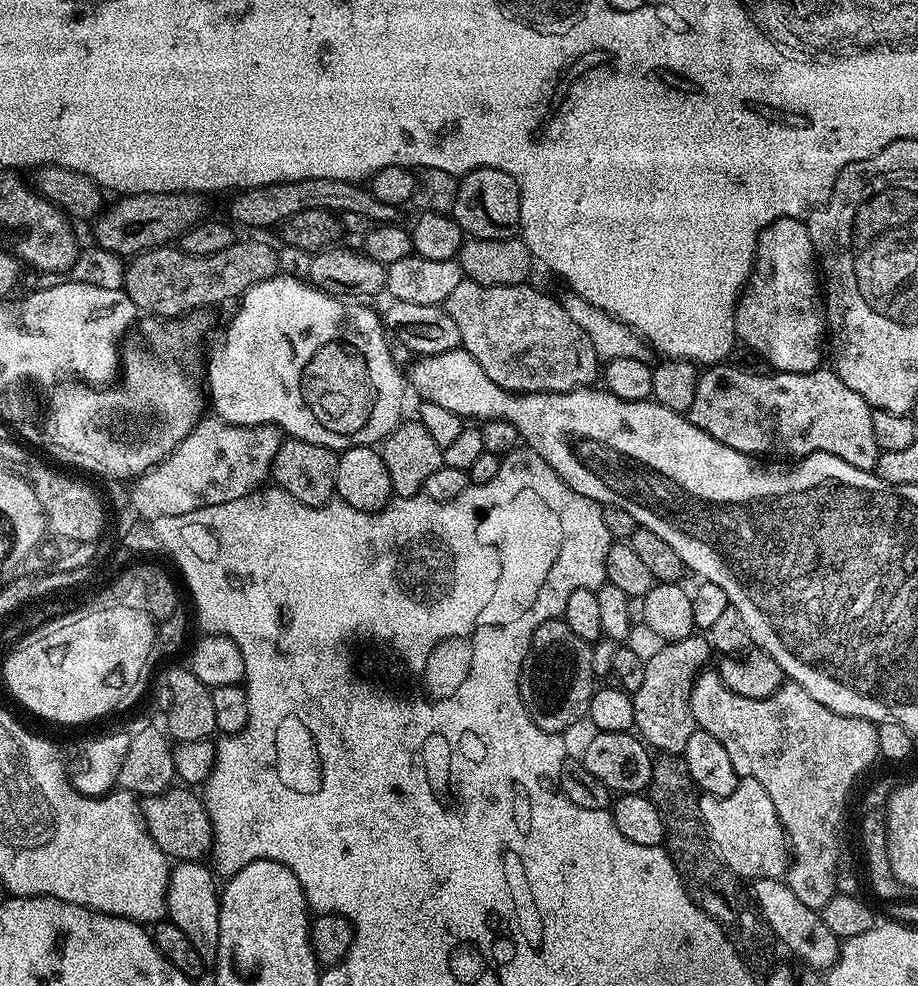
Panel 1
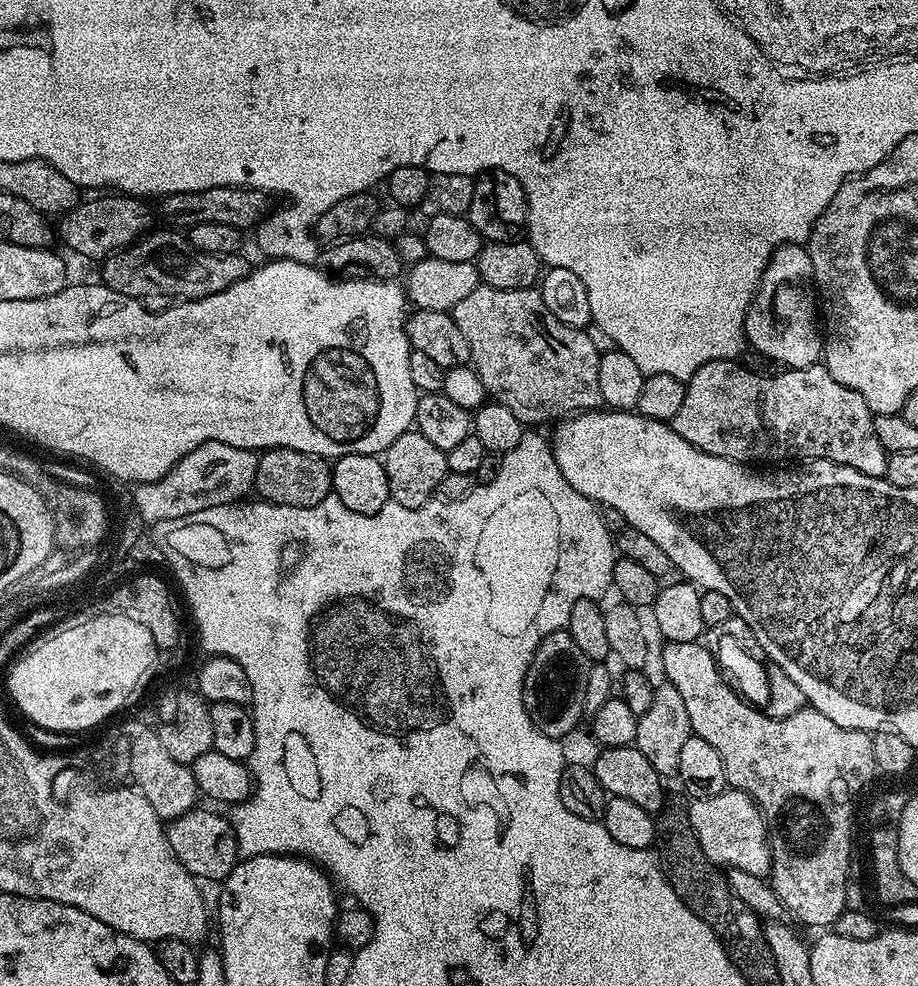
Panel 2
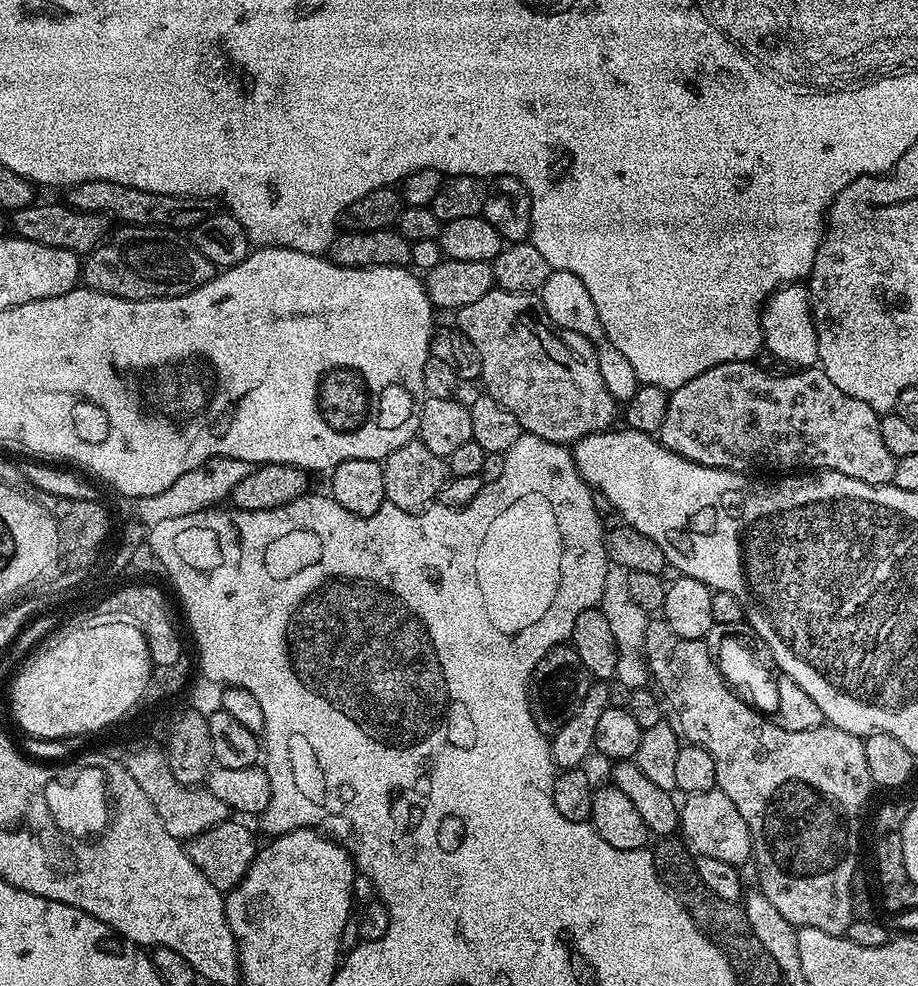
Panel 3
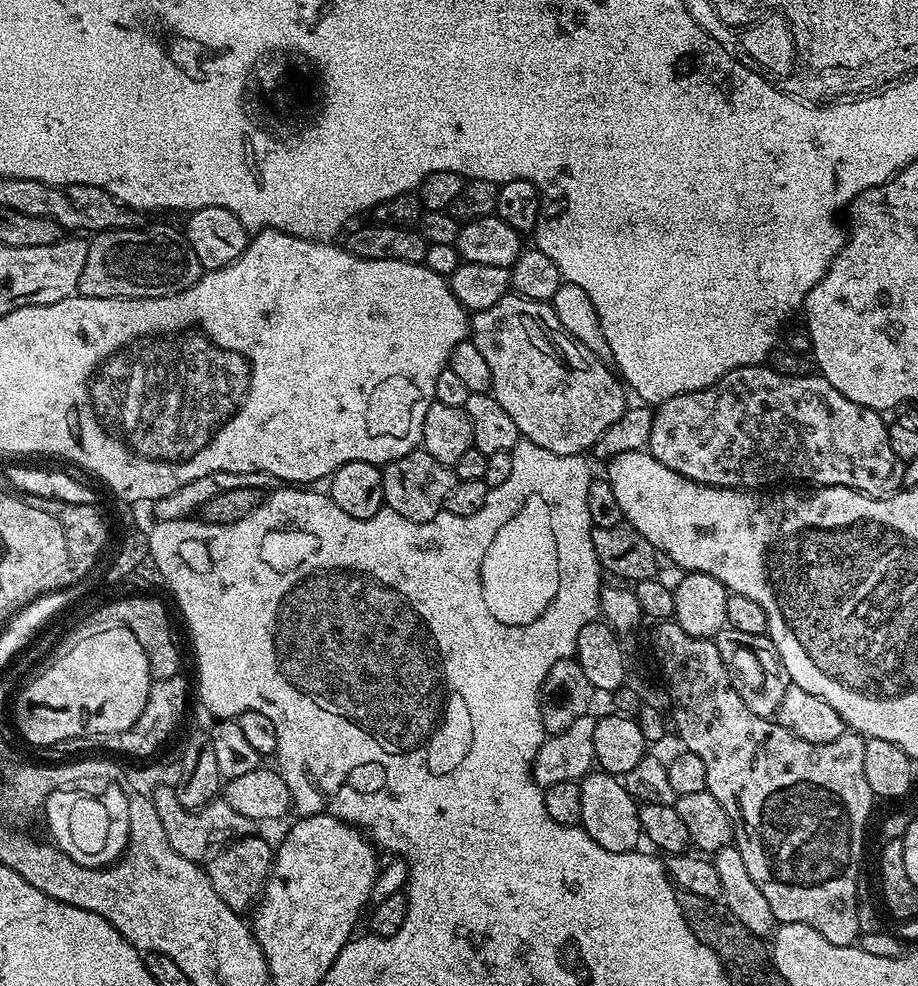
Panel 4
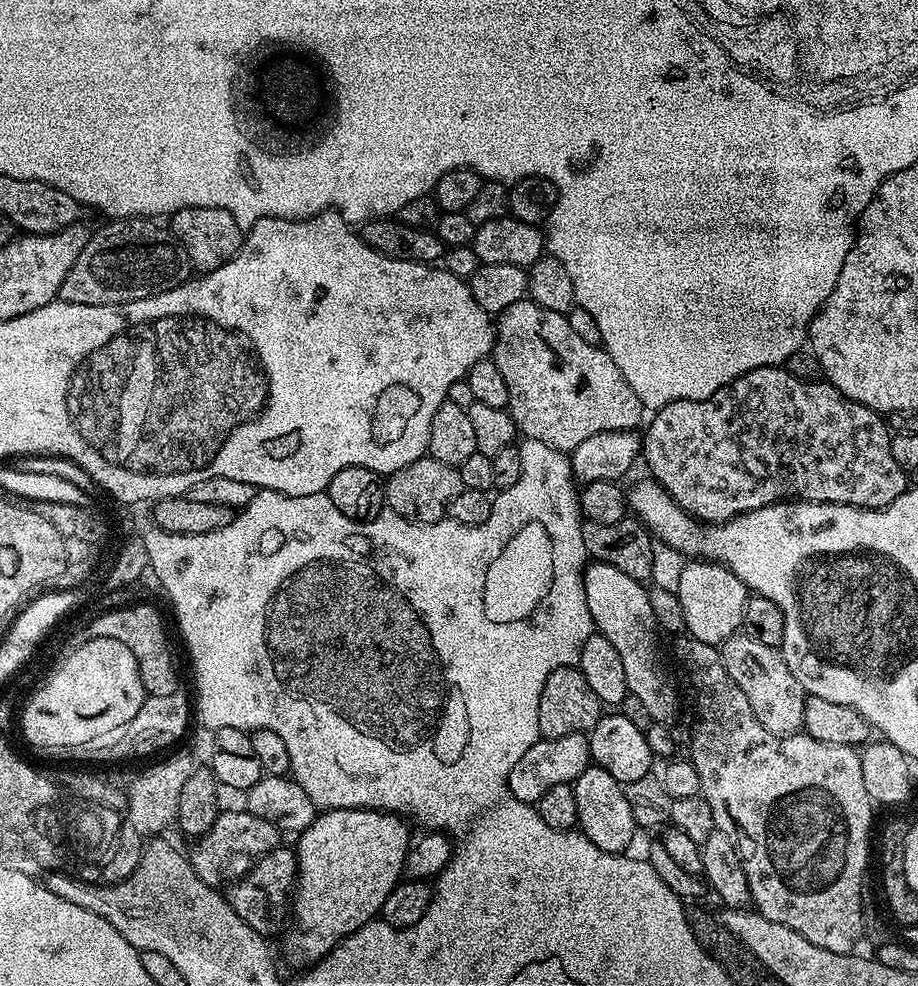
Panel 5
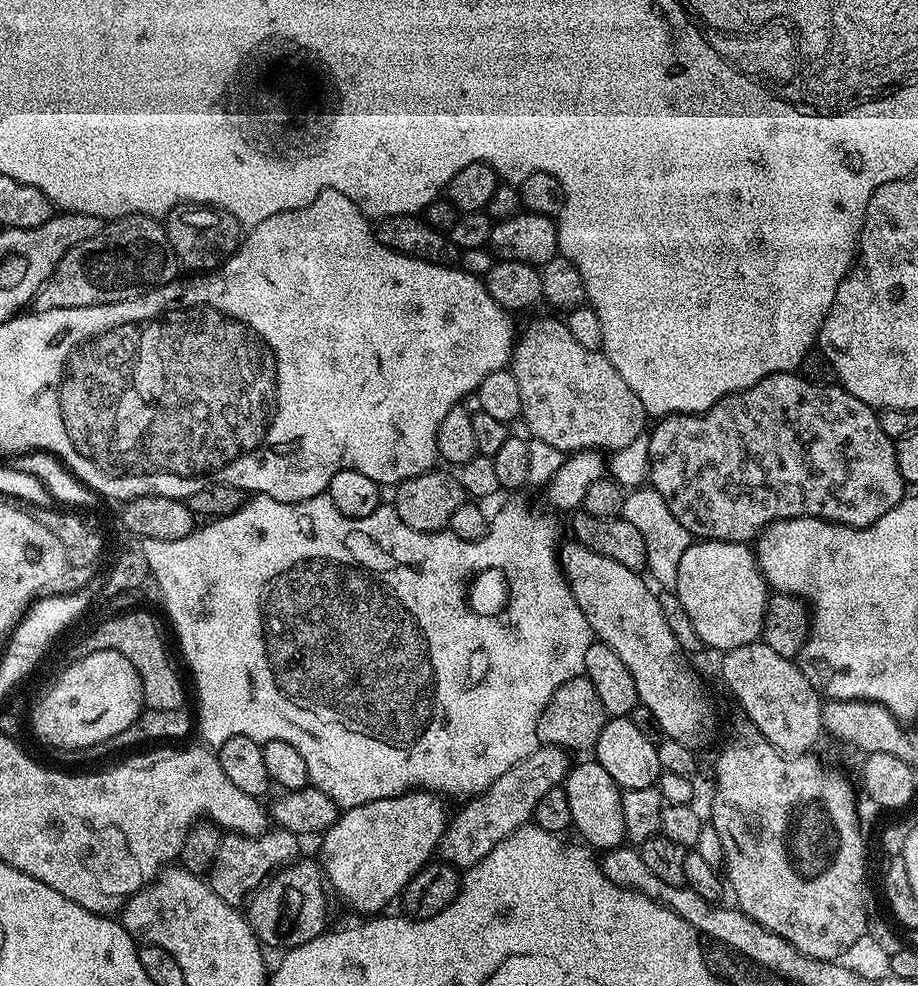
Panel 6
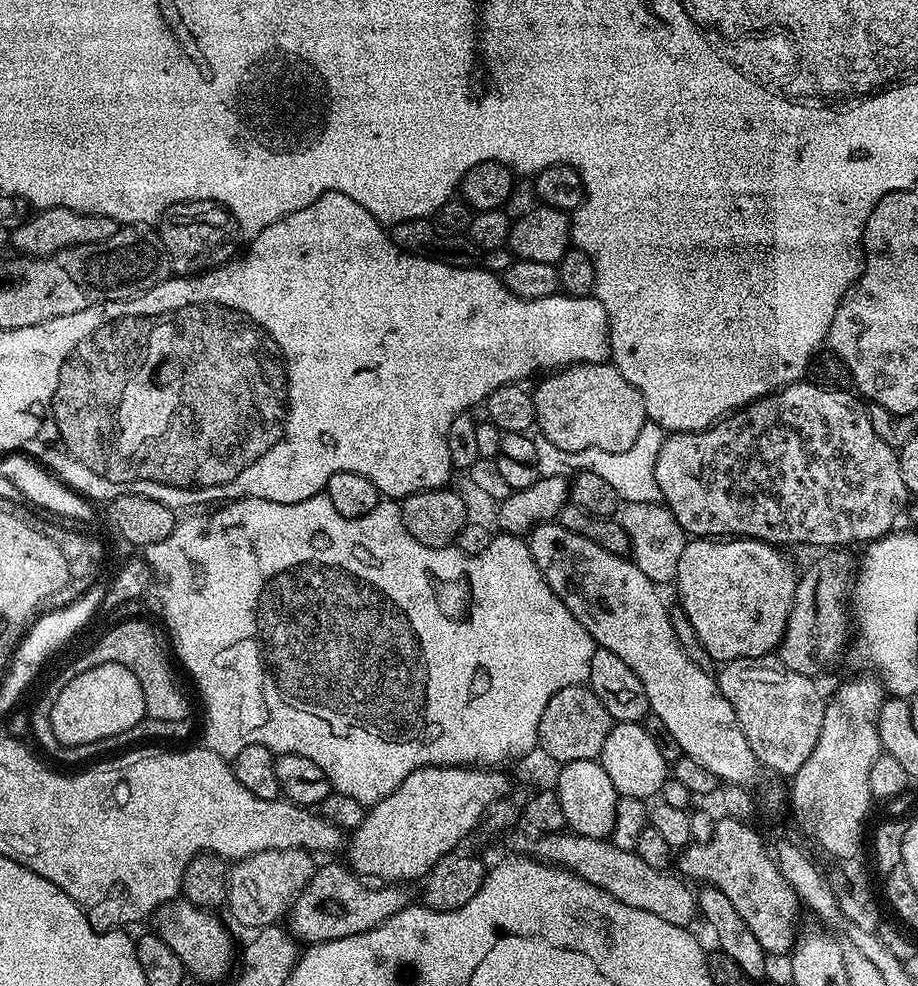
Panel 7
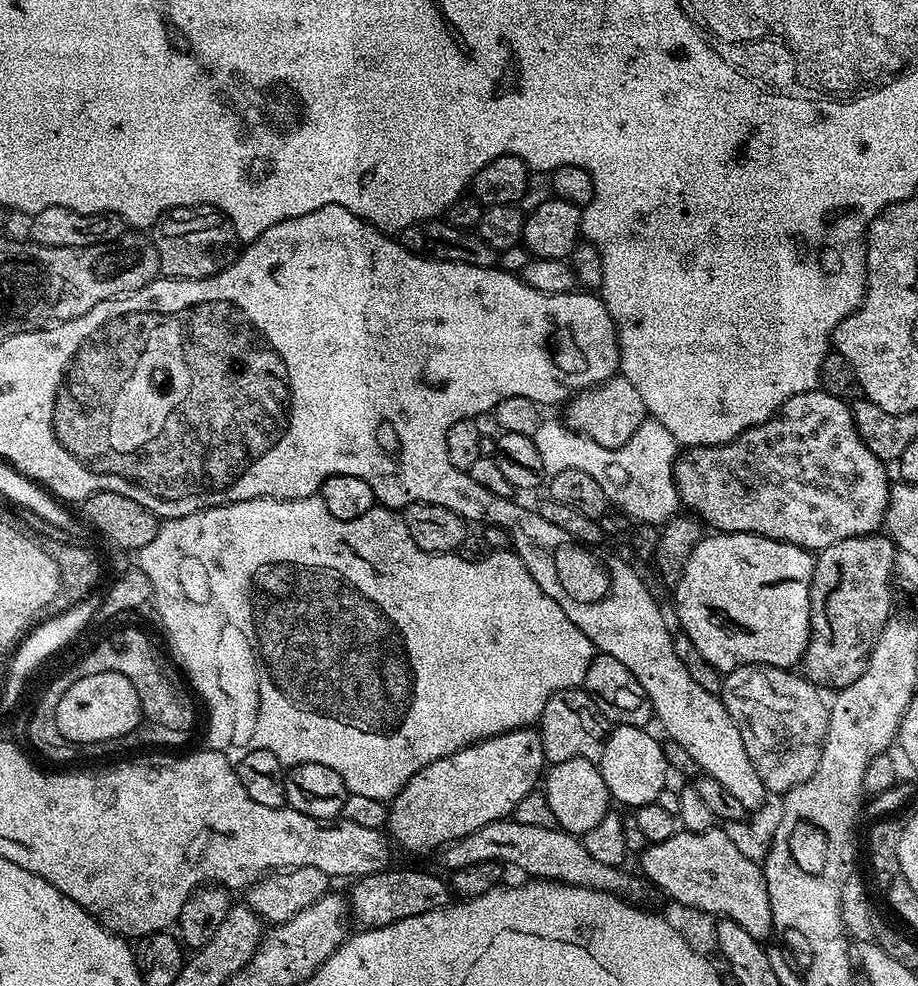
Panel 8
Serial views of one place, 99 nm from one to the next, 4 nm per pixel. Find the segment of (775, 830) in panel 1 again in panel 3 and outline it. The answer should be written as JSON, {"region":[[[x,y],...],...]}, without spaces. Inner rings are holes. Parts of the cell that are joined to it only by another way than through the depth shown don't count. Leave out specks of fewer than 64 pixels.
{"region":[[[718,790],[711,792],[693,792],[683,797],[679,805],[680,828],[687,847],[696,856],[718,858],[718,862],[730,862],[743,866],[752,860],[752,839],[746,826],[746,818],[738,814],[738,806]]]}

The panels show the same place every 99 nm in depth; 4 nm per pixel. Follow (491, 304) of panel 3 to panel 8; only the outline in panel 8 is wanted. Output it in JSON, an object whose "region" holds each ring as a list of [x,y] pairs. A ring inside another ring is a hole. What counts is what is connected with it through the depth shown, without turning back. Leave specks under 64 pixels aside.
{"region":[[[622,374],[614,375],[601,384],[595,384],[585,392],[576,393],[567,401],[564,410],[563,419],[568,427],[610,448],[620,447],[630,442],[638,426],[642,426],[642,422],[646,419],[642,394],[638,394],[638,390],[634,390],[632,383]]]}

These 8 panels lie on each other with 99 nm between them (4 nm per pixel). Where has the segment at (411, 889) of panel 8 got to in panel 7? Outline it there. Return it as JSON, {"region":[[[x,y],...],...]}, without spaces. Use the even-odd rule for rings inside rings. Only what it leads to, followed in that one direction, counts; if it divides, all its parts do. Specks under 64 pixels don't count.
{"region":[[[321,863],[286,913],[288,931],[303,945],[325,944],[369,932],[407,909],[404,908],[408,904],[408,892],[404,889],[407,887],[396,882],[369,882],[341,864]]]}

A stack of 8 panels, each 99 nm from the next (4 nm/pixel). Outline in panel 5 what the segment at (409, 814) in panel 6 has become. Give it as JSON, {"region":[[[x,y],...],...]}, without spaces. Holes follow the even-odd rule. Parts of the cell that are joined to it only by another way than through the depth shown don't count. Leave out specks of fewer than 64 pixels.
{"region":[[[330,808],[317,814],[314,822],[299,833],[300,841],[294,844],[294,923],[283,937],[284,956],[296,970],[322,960],[346,937],[367,929],[368,923],[380,916],[386,898],[405,875],[408,827],[409,821],[395,812]]]}

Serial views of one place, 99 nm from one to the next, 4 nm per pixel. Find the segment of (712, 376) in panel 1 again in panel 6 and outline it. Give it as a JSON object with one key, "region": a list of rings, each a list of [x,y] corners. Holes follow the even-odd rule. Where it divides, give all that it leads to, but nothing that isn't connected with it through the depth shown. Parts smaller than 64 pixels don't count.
{"region":[[[779,372],[773,376],[762,378],[754,386],[741,392],[722,398],[710,410],[700,412],[696,416],[665,416],[659,421],[656,429],[651,429],[649,440],[648,475],[651,487],[662,496],[674,518],[689,531],[693,538],[702,540],[729,540],[735,544],[752,542],[759,537],[765,528],[769,528],[779,520],[794,518],[814,518],[829,520],[832,524],[841,524],[847,528],[865,528],[882,514],[894,510],[894,506],[886,504],[886,496],[882,496],[882,452],[892,444],[886,444],[886,433],[880,425],[877,409],[854,398],[845,388],[833,386],[831,383],[815,384],[804,379],[796,372]]]}

